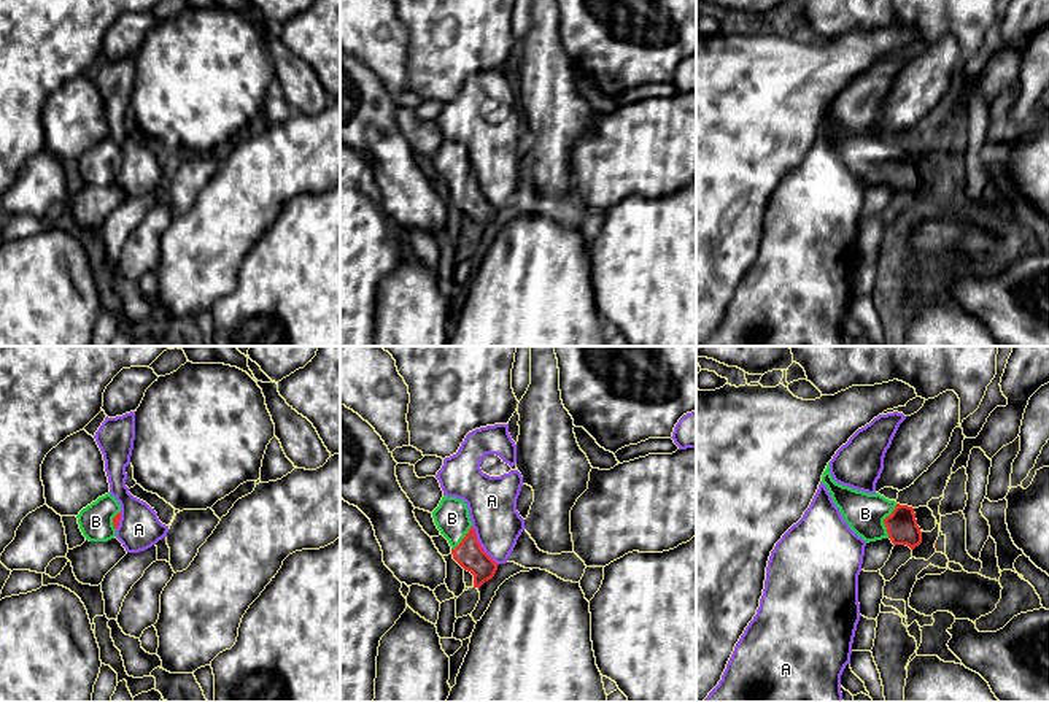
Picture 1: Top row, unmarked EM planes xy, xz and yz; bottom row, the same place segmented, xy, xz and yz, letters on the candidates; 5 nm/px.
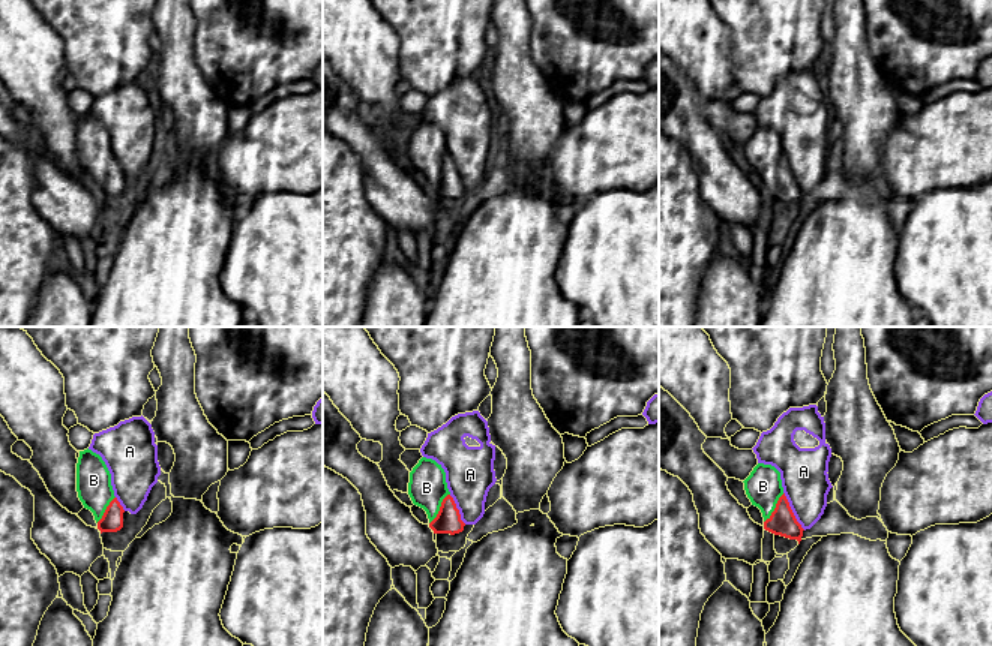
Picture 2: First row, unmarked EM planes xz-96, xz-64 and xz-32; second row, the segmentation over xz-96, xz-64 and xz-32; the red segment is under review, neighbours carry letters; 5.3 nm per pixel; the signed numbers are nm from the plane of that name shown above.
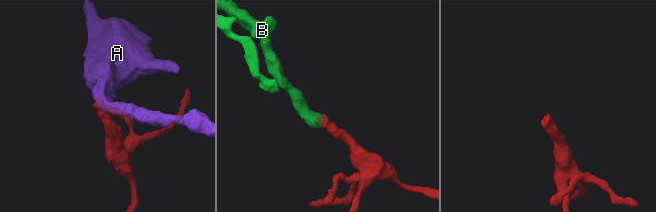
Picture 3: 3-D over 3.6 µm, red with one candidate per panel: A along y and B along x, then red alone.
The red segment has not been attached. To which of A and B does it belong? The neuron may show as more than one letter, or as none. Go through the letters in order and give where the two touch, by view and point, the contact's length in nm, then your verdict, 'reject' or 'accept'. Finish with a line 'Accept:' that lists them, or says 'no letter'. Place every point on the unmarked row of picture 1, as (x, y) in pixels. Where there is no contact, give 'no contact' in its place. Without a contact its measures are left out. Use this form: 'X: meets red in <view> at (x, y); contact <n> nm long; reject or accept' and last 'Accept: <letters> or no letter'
A: meets red in xz at (479, 189); contact 240 nm long; reject
B: meets red in yz at (884, 165); contact 180 nm long; accept
Accept: B

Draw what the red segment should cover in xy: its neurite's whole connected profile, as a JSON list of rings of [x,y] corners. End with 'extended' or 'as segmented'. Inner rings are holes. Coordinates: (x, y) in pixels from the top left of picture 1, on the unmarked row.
[[[110,137],[79,156],[78,168],[89,186],[108,186],[116,181],[121,149]]]; extended

